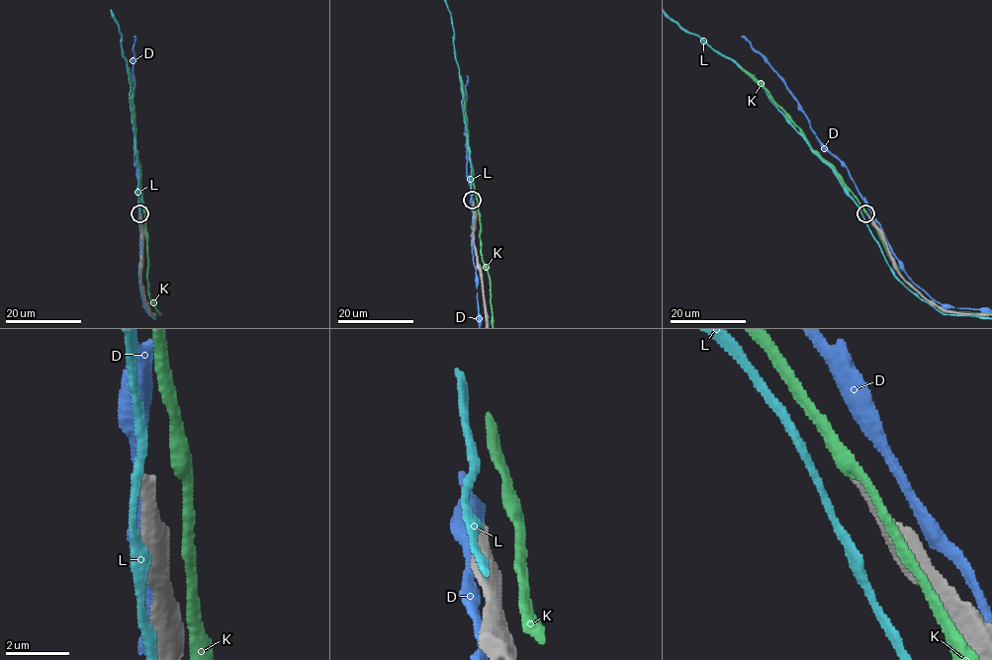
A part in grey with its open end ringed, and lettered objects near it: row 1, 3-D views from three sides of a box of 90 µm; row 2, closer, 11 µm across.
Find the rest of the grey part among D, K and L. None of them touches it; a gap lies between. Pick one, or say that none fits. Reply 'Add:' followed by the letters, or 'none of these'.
Add: none of these

